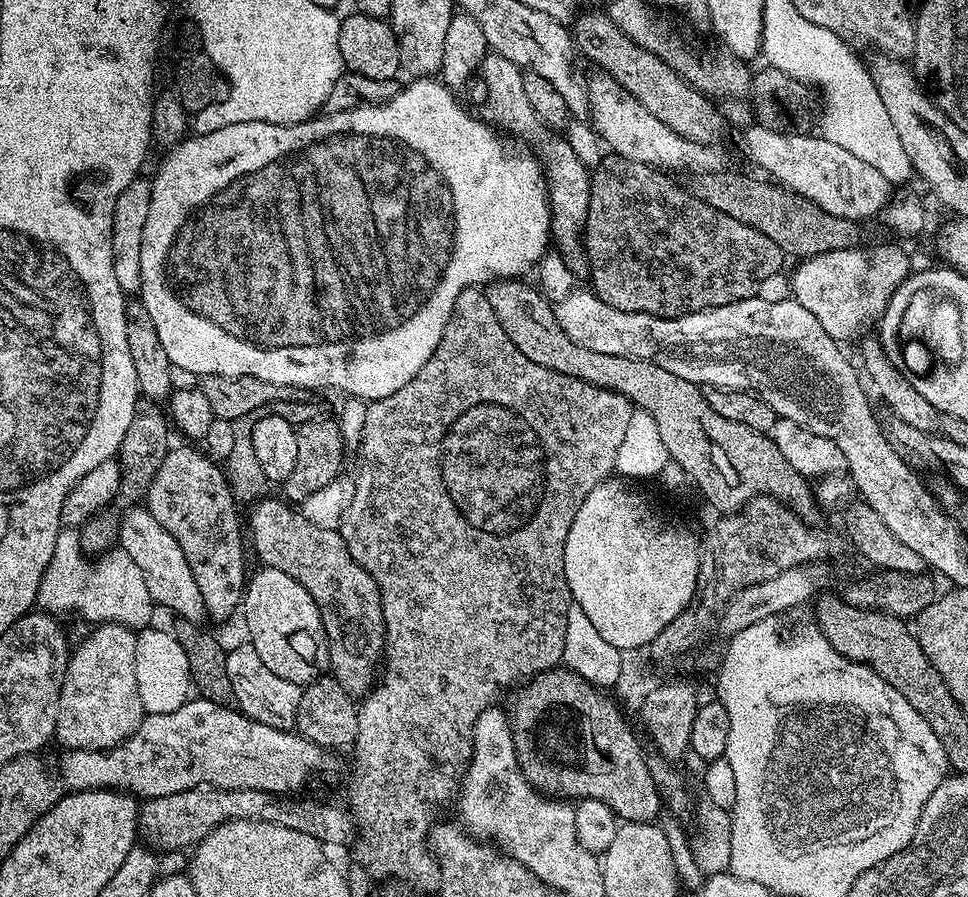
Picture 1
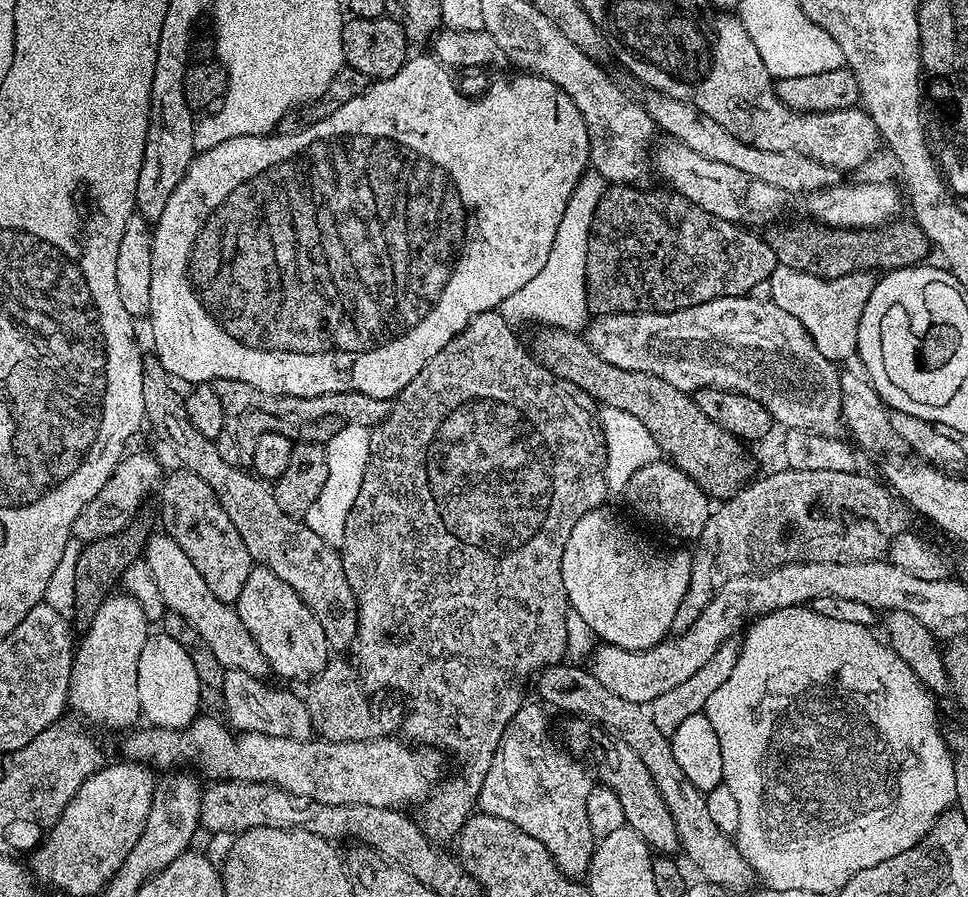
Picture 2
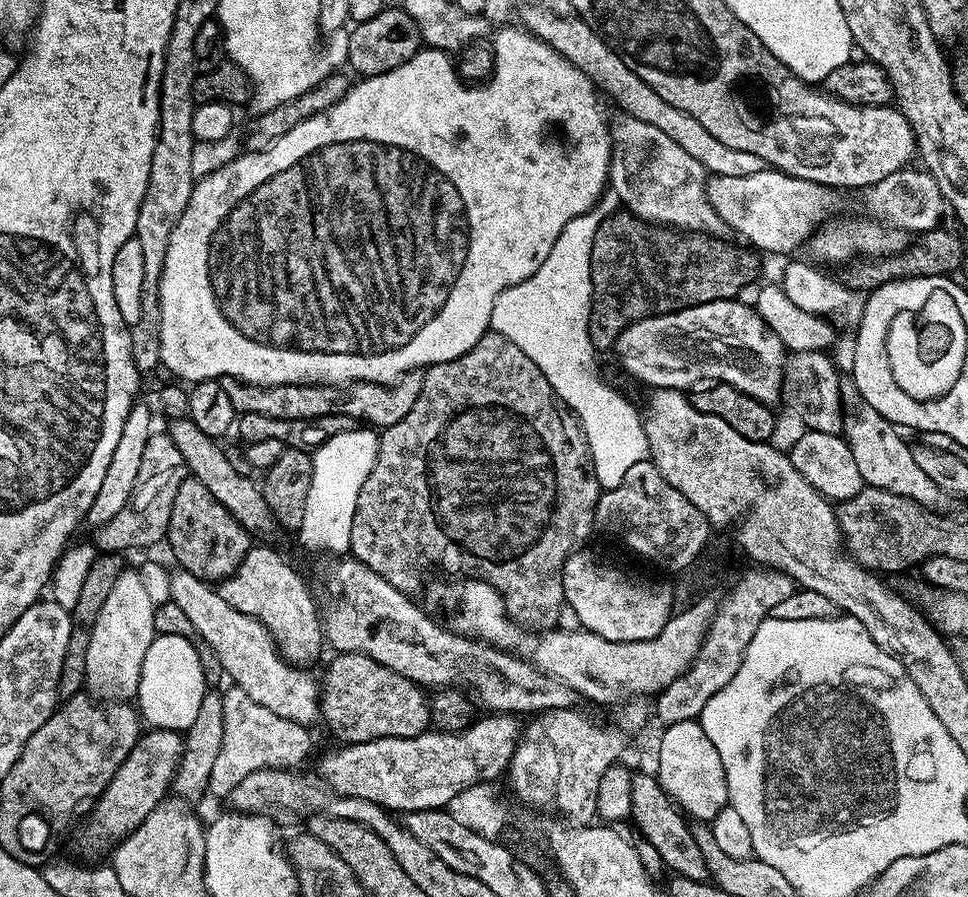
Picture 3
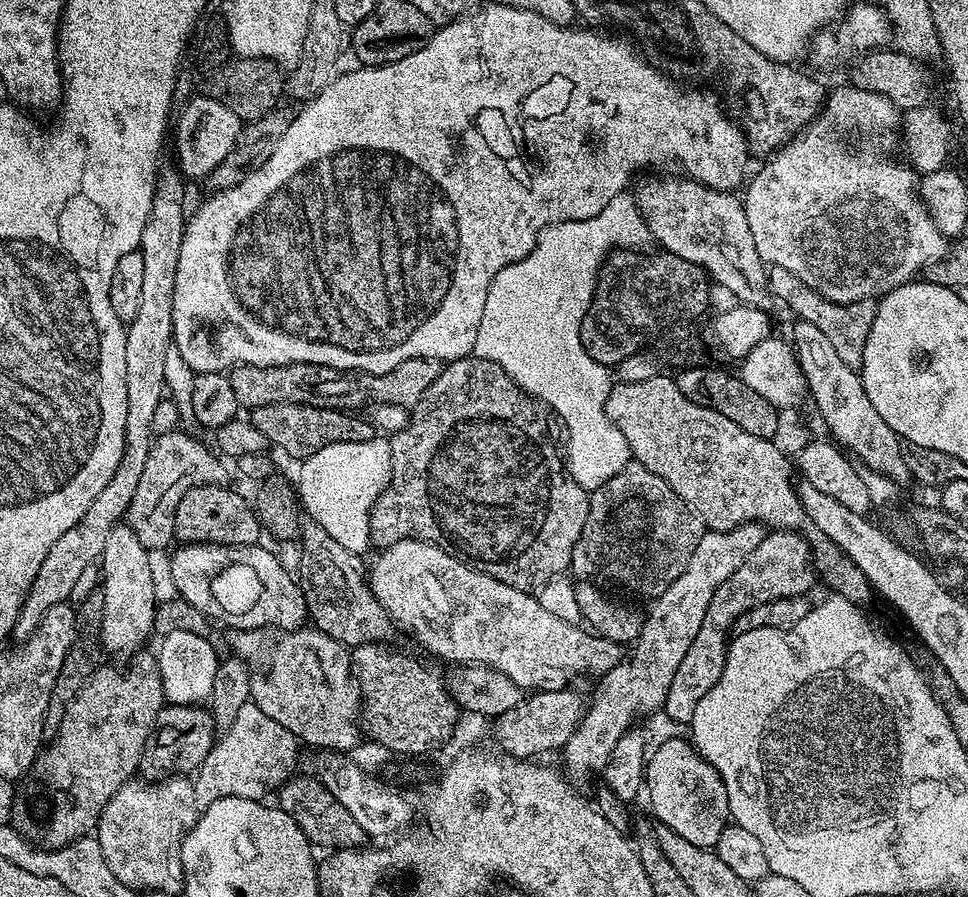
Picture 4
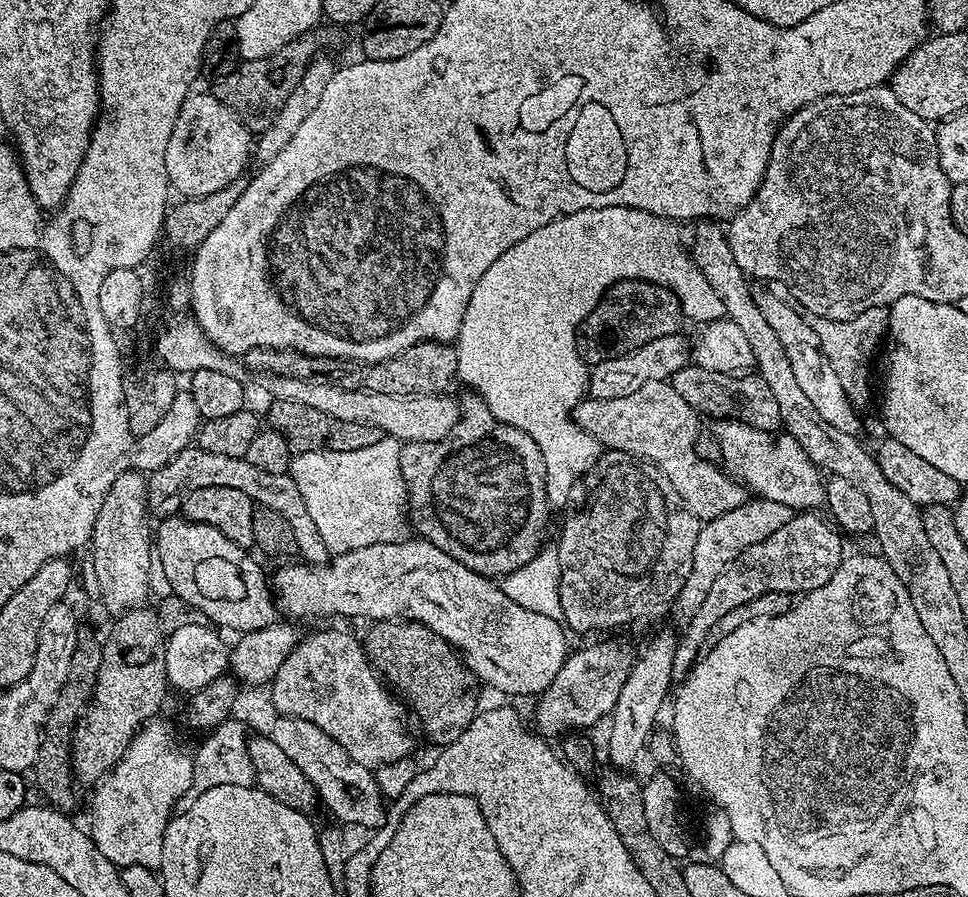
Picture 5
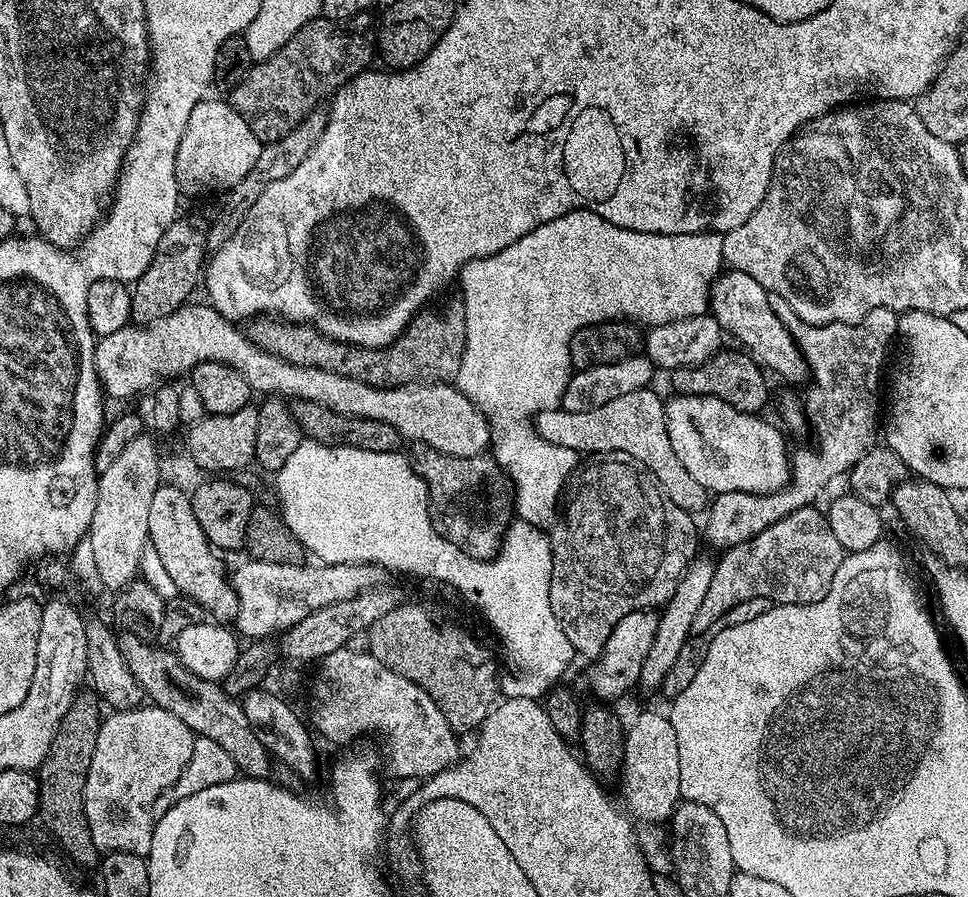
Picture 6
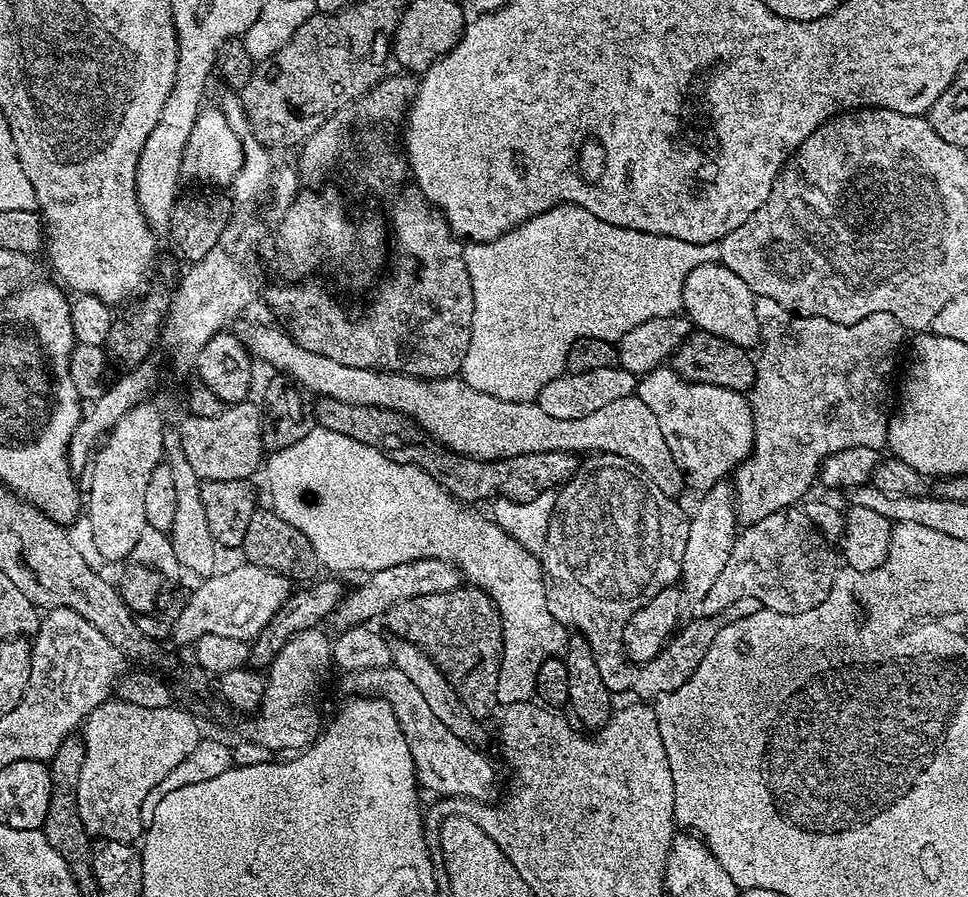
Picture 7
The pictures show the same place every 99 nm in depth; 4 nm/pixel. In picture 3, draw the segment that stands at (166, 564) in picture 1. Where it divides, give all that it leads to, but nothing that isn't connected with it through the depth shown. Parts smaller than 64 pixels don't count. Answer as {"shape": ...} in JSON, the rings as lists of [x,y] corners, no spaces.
{"shape":[[[183,570],[172,572],[170,578],[170,594],[172,601],[186,614],[186,618],[190,618],[190,622],[194,625],[197,637],[203,643],[210,646],[210,650],[214,650],[214,654],[218,658],[218,662],[222,662],[224,674],[235,687],[246,690],[246,694],[250,694],[250,698],[254,698],[254,702],[258,702],[258,706],[266,706],[266,710],[271,710],[273,714],[278,714],[280,718],[290,718],[292,722],[298,722],[305,726],[312,726],[315,720],[321,719],[320,714],[320,690],[321,685],[314,677],[308,673],[309,669],[304,666],[291,664],[286,660],[279,648],[276,646],[275,638],[266,630],[266,626],[257,616],[250,614],[242,614],[242,610],[234,610],[234,606],[230,606],[230,602],[226,602],[226,598],[222,598],[219,591],[209,581],[199,580],[194,574]]]}

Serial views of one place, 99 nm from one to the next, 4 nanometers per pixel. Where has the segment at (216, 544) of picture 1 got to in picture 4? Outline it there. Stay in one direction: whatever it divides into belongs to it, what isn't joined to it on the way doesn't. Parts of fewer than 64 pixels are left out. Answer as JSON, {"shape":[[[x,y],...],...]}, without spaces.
{"shape":[[[207,484],[194,486],[182,494],[182,502],[178,502],[178,510],[174,514],[174,536],[177,541],[185,544],[227,544],[233,548],[240,548],[243,544],[260,544],[262,529],[260,519],[256,516],[256,509],[240,492],[235,492],[232,486],[222,484]]]}

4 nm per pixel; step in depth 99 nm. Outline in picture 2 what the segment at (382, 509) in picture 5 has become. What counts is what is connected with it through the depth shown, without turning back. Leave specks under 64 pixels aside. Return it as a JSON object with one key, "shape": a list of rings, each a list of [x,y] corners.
{"shape":[[[344,424],[341,432],[333,434],[326,440],[328,447],[328,473],[326,486],[322,486],[322,494],[314,498],[310,510],[305,512],[302,519],[305,524],[322,538],[322,542],[339,546],[346,534],[346,518],[350,518],[350,510],[354,506],[354,498],[358,498],[358,490],[362,490],[362,478],[366,474],[366,466],[370,458],[371,431],[362,426]]]}

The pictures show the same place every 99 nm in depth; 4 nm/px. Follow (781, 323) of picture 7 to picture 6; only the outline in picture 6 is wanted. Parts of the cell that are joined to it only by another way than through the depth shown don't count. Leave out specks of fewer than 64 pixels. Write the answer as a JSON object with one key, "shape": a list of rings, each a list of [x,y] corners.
{"shape":[[[768,294],[770,298],[770,310],[782,318],[782,322],[790,330],[790,334],[796,340],[804,361],[808,364],[810,373],[810,385],[812,389],[808,397],[802,400],[802,408],[806,413],[807,423],[812,423],[816,431],[816,440],[820,443],[820,452],[816,448],[800,448],[791,453],[792,476],[788,479],[787,488],[771,492],[770,494],[754,494],[753,492],[722,492],[711,501],[707,509],[708,521],[702,524],[702,536],[709,540],[719,550],[727,550],[754,538],[754,534],[762,534],[766,526],[774,526],[778,518],[786,518],[786,514],[794,514],[794,510],[813,507],[816,499],[824,492],[824,487],[831,482],[835,476],[842,477],[854,467],[855,463],[867,451],[878,444],[876,438],[876,419],[881,419],[882,404],[880,408],[880,371],[884,368],[884,355],[888,347],[893,347],[897,339],[896,326],[898,313],[889,308],[870,310],[866,318],[862,318],[857,324],[808,324],[794,310],[790,310],[790,302],[782,298],[782,294]]]}

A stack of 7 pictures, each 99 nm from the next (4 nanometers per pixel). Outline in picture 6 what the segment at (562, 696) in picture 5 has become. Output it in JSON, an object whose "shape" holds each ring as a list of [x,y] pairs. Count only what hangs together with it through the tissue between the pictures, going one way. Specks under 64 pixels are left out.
{"shape":[[[643,608],[634,610],[622,618],[614,626],[610,638],[606,638],[606,646],[602,654],[591,661],[588,668],[588,688],[593,692],[595,699],[600,702],[613,702],[619,696],[624,696],[633,687],[640,683],[642,665],[646,662],[646,654],[654,643],[654,634],[658,634],[660,612]]]}

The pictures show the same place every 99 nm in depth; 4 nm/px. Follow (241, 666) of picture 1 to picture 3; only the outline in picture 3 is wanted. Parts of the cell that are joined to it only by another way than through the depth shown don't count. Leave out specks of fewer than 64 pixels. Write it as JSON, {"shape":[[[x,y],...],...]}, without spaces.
{"shape":[[[235,686],[229,687],[229,689],[229,692],[225,691],[222,696],[224,701],[222,750],[214,762],[214,770],[210,770],[210,782],[208,783],[208,792],[211,795],[220,796],[220,798],[229,796],[244,778],[263,768],[299,769],[303,765],[300,763],[312,752],[312,736],[308,733],[311,731],[305,725],[292,722],[290,718],[280,718],[278,714],[266,710],[266,706],[258,706],[258,702],[254,702],[254,698],[250,698],[250,694],[246,694],[246,690]]]}

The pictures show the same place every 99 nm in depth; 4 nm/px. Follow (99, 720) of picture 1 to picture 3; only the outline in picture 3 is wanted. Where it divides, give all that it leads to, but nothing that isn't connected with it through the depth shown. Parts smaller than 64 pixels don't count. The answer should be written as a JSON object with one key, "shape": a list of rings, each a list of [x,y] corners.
{"shape":[[[126,570],[120,575],[98,614],[98,622],[94,622],[87,647],[84,682],[93,697],[104,702],[128,702],[135,697],[146,650],[150,650],[150,642],[158,635],[154,630],[156,606],[150,602],[139,571]]]}

